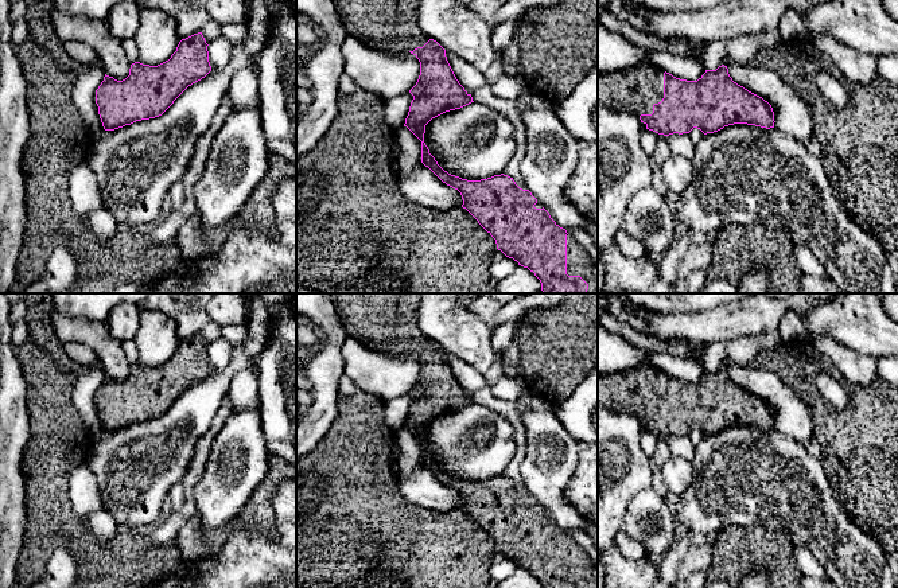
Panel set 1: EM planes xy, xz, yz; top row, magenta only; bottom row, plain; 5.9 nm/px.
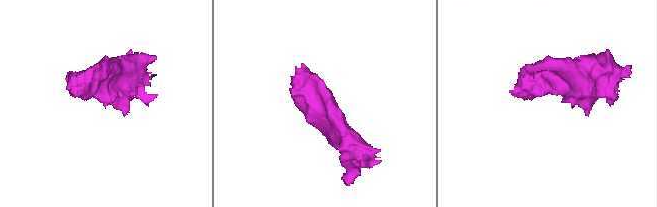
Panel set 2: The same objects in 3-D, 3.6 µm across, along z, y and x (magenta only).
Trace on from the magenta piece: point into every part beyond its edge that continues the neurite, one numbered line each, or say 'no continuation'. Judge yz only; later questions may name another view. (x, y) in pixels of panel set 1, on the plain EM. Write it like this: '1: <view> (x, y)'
1: yz (636, 390)

